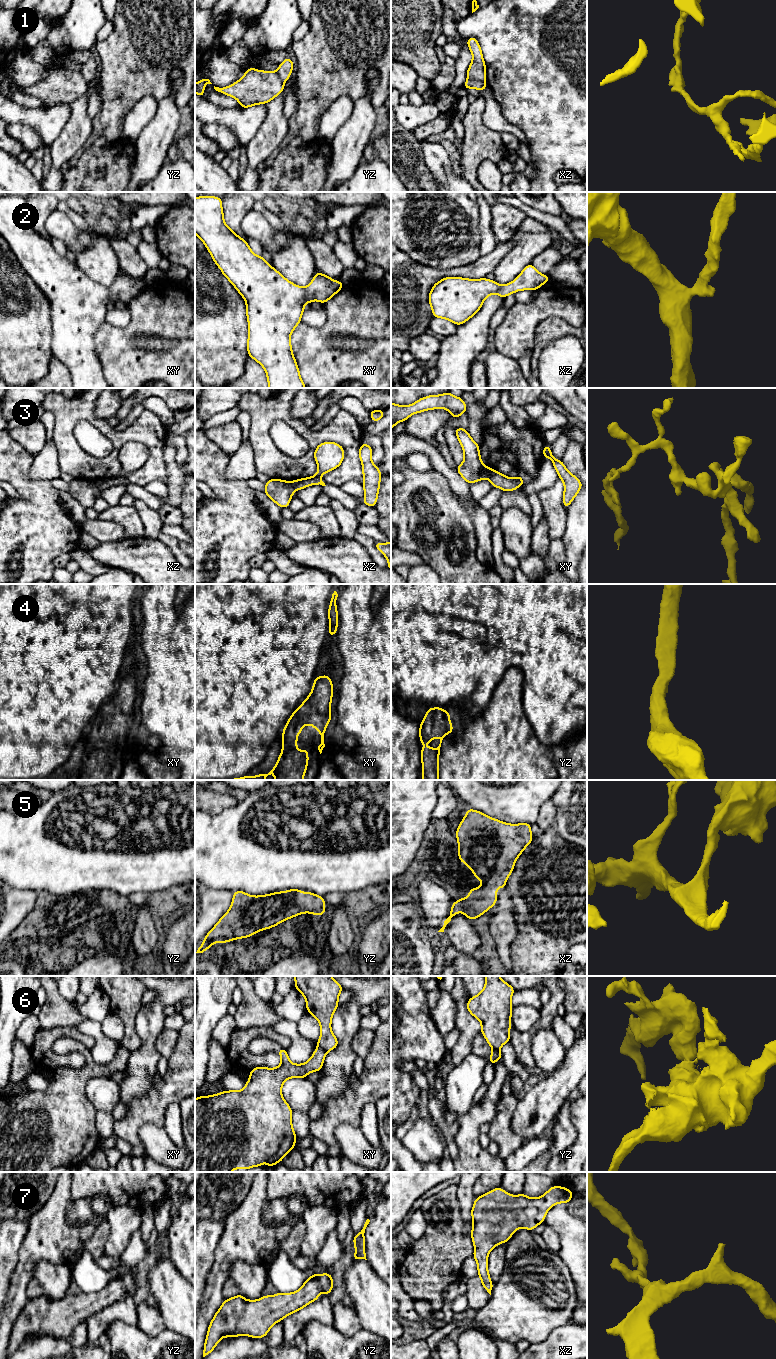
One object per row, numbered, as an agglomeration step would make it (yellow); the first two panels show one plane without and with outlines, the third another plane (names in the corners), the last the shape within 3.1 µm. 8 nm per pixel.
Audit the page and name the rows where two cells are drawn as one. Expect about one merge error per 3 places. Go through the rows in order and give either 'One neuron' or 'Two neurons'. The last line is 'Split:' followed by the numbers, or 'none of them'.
1: Two neurons
2: One neuron
3: Two neurons
4: One neuron
5: One neuron
6: Two neurons
7: One neuron
Split: 1, 3, 6

